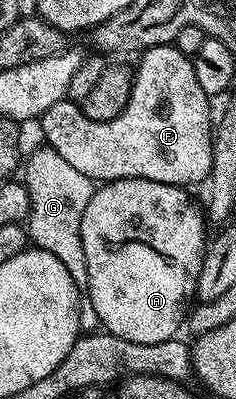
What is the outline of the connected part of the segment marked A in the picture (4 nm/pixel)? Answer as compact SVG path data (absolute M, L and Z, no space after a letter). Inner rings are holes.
M124 178L98 185L94 189L91 201L87 203L87 209L83 211L83 228L81 229L81 239L83 240L83 256L87 260L87 280L89 281L89 291L91 292L91 304L97 313L98 323L108 333L115 336L123 336L123 340L135 340L135 344L159 344L168 338L178 337L183 323L187 318L187 307L190 305L189 297L194 297L201 265L205 259L205 226L207 218L202 207L197 206L189 199L190 191L180 186L171 184L159 184L155 180L146 178Z

